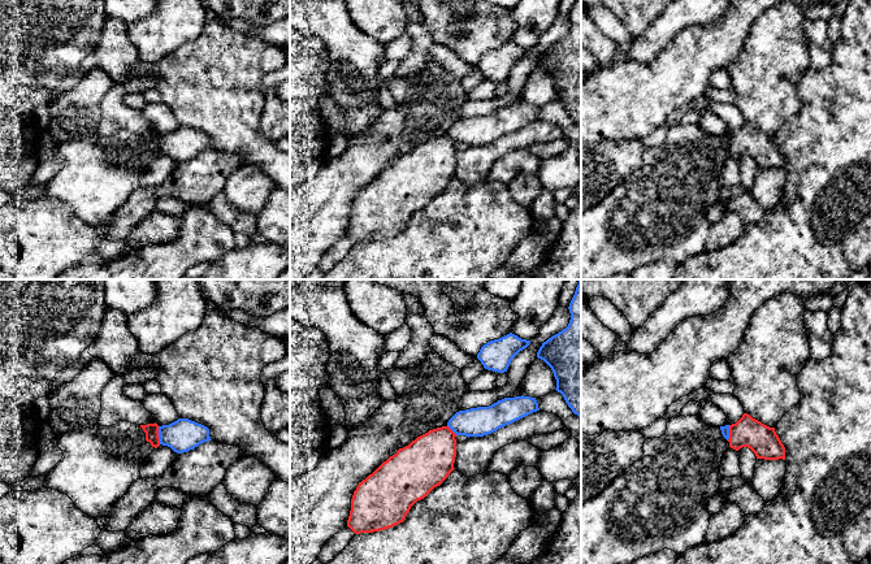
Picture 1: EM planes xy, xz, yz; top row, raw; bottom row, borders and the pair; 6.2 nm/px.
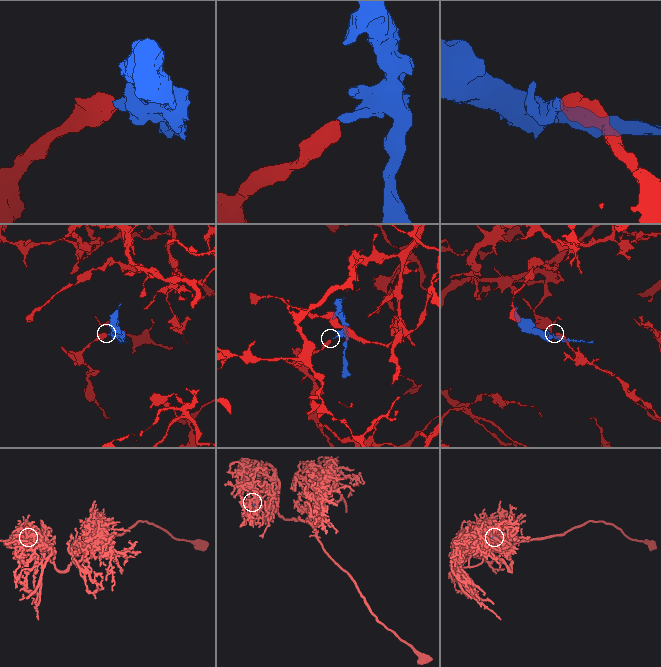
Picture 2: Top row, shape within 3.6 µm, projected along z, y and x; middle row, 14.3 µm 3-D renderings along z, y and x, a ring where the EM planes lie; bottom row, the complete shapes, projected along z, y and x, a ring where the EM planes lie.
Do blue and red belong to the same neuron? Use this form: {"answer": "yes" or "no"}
{"answer": "no"}

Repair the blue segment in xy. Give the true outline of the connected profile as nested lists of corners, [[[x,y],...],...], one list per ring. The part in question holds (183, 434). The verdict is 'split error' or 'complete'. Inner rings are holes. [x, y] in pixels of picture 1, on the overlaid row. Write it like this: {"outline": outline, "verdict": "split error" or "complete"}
{"outline": [[[188,418],[159,426],[160,444],[170,447],[174,452],[182,454],[194,450],[199,444],[212,441],[209,429]]], "verdict": "complete"}

